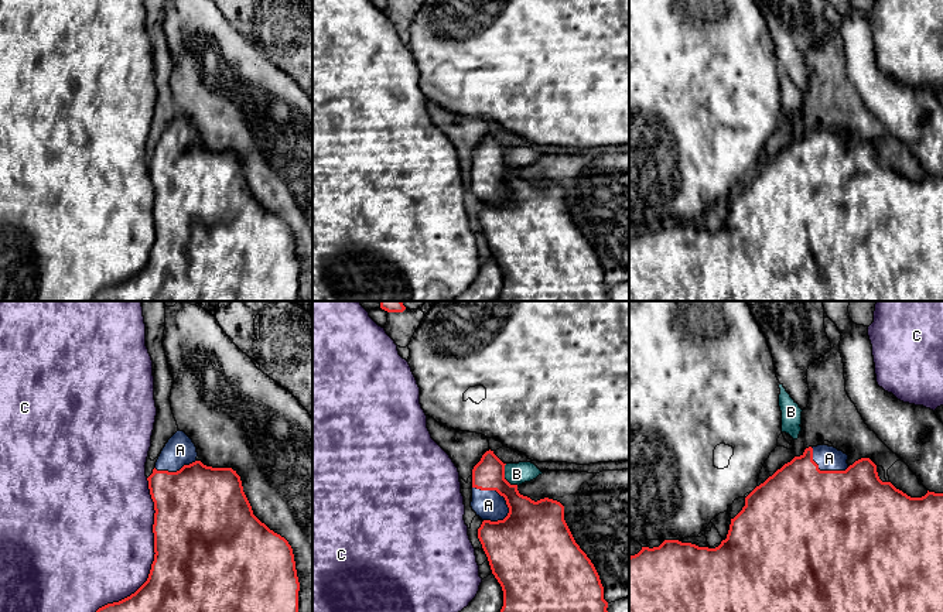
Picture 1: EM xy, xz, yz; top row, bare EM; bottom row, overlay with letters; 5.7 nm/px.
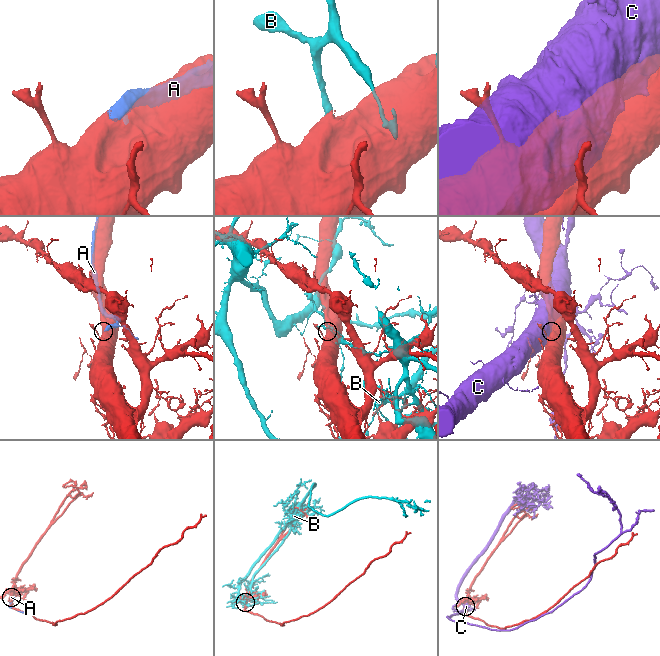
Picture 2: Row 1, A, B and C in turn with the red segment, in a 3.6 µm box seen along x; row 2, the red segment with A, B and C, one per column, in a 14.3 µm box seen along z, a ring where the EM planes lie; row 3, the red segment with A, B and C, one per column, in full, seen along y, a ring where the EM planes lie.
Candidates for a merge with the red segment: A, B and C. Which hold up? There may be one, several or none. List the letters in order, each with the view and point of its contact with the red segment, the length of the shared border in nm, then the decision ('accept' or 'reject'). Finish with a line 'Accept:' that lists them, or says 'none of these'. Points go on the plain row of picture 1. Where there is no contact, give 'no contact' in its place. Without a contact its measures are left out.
A: contact xz (496, 174); length 260 nm; accept
B: contact xz (504, 161); length 150 nm; reject
C: contact xy (154, 240); length 850 nm; reject
Accept: A

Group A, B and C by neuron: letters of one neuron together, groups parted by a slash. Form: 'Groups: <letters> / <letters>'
Groups: A / B / C

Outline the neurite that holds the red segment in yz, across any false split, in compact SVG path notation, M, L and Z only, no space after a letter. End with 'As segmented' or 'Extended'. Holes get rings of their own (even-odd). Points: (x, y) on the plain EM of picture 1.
M824 127L806 131L745 181L745 189L731 202L727 222L715 232L679 223L642 230L629 240L629 301L943 301L943 177L927 174L922 181L910 181L882 165L869 141L853 148L847 143L847 137Z. Extended

